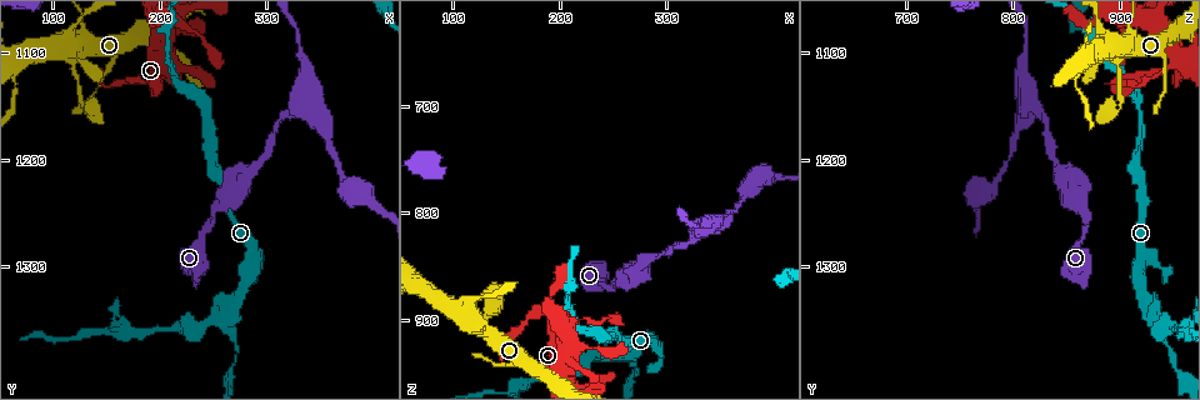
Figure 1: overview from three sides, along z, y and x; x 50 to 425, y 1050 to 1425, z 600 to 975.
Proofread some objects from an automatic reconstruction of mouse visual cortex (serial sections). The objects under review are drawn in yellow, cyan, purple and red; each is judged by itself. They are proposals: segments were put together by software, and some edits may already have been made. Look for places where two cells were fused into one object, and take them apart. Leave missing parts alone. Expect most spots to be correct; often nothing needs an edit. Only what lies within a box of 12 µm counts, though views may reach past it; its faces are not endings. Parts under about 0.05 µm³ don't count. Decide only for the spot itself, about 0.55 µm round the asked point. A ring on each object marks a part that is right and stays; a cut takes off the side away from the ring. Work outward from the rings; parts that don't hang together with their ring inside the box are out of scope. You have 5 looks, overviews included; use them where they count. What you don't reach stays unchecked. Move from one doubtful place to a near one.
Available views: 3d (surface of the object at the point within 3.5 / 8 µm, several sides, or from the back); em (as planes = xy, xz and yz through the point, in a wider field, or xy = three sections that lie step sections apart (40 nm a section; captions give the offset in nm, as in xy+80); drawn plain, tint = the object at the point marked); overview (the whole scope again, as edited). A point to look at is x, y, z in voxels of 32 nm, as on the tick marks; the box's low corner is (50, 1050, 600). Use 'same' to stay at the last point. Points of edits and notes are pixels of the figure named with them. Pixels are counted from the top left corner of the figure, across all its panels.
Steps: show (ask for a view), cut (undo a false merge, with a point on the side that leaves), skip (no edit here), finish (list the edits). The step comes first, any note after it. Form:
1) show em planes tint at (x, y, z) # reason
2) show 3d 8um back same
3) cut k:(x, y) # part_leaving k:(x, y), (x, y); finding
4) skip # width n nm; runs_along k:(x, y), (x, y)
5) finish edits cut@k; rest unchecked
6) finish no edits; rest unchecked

show 3d 3.5um at (186, 1130, 892)

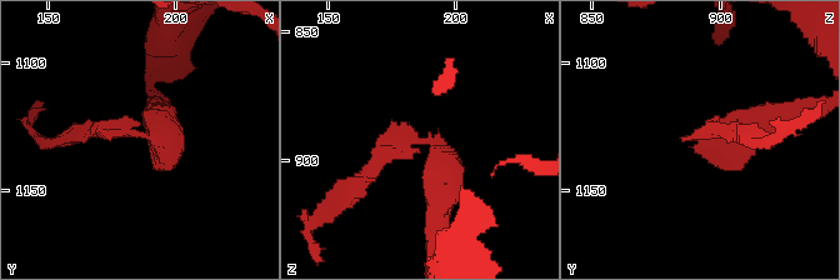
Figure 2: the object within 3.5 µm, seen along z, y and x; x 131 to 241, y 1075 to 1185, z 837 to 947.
show em xy step 1 tint at (185, 1129, 894) # arm_widths 200, 400 nm

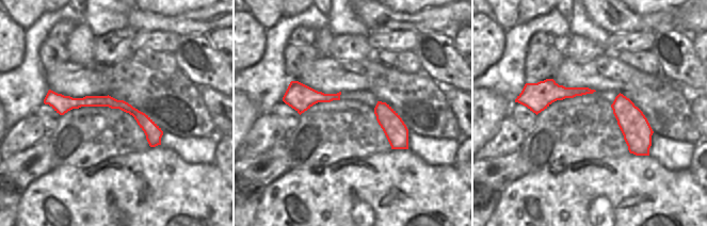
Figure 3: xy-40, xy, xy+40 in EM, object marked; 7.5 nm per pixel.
cut 2:(391, 154) # border 3:(133, 108), (128, 112); a second cell is stuck on

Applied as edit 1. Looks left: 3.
show overview # see it whole again

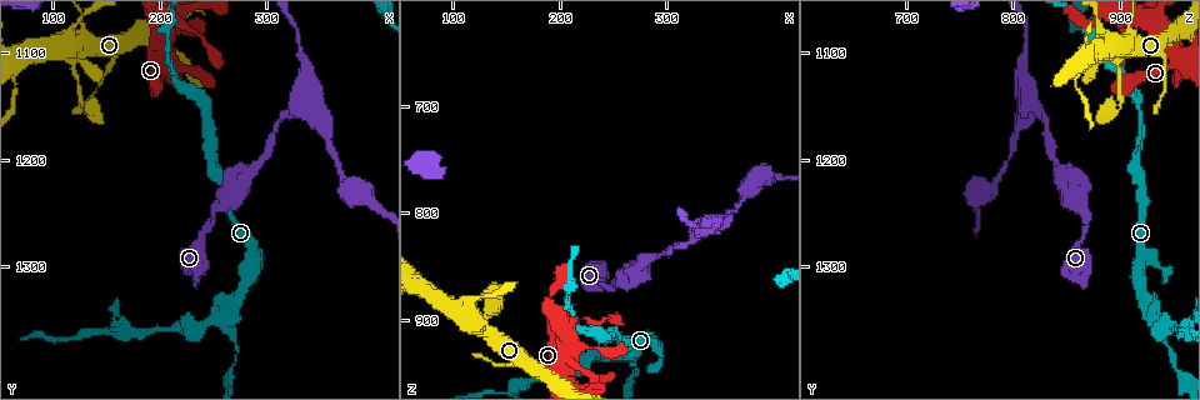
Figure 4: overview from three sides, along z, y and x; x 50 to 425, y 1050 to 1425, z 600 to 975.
show 3d 8um at (108, 1092, 896) # sharp bend

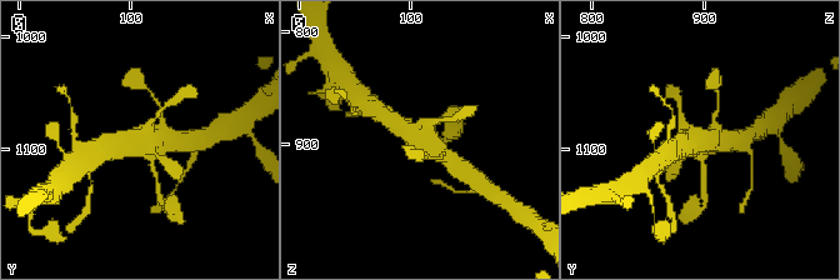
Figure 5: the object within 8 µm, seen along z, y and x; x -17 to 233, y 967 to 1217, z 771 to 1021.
show 3d 3.5um at (110, 1092, 896)

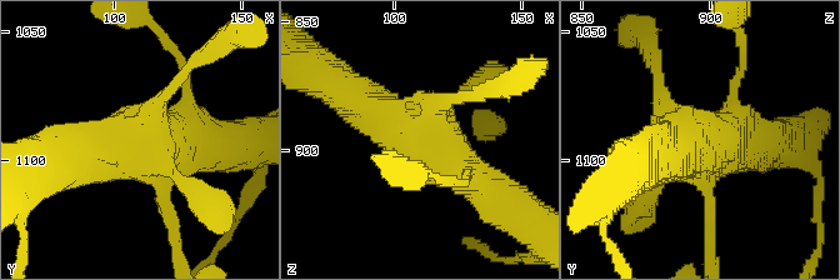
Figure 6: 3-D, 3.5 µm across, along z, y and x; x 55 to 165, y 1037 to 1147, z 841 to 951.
skip # runs_along 6:(510, 205), (436, 148), (371, 110); one cell here

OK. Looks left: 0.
finish edits cut@2; rest unchecked

